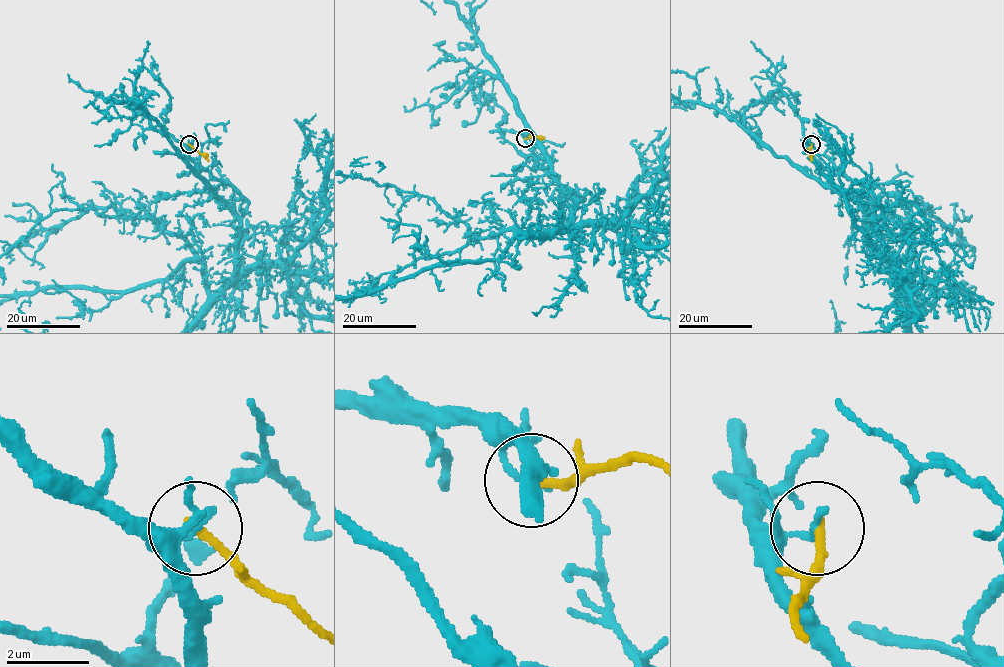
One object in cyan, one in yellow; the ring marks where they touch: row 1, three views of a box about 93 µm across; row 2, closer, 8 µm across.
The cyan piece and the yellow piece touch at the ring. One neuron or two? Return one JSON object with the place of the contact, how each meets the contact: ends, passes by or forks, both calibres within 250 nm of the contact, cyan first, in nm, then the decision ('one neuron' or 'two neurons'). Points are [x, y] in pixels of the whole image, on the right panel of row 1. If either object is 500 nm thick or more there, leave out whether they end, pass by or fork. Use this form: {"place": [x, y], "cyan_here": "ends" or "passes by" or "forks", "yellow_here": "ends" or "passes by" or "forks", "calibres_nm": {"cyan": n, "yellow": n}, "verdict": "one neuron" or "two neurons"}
{"place": [811, 144], "cyan_here": "ends", "yellow_here": "ends", "calibres_nm": {"cyan": 200, "yellow": 240}, "verdict": "two neurons"}

